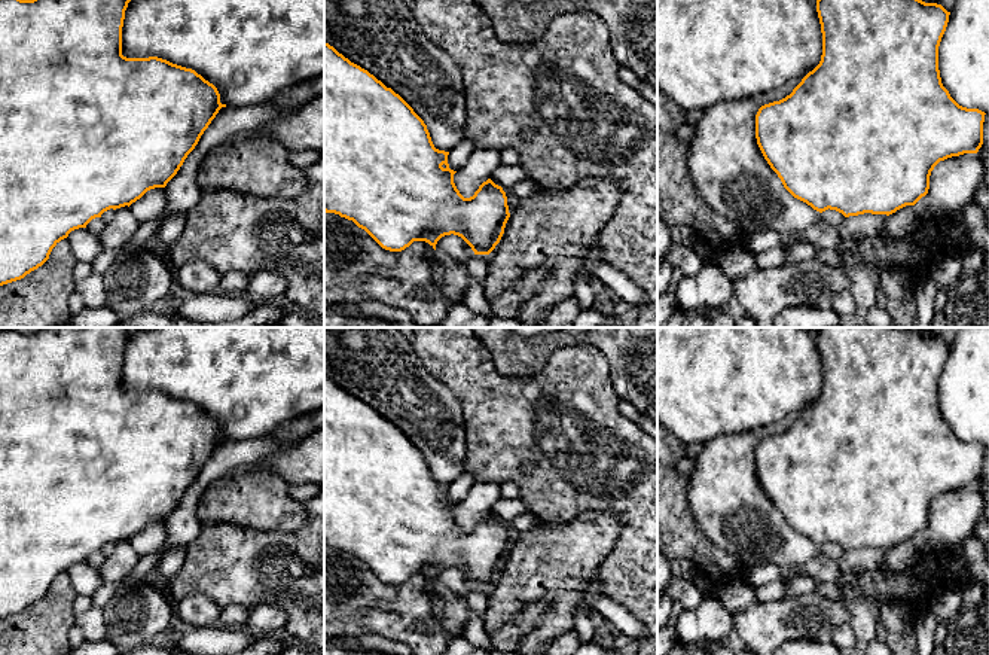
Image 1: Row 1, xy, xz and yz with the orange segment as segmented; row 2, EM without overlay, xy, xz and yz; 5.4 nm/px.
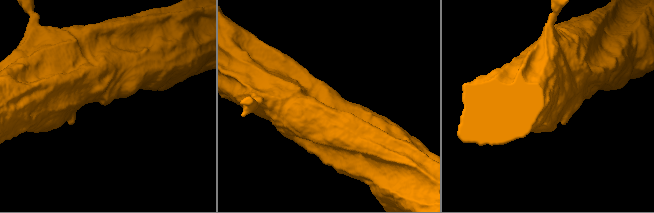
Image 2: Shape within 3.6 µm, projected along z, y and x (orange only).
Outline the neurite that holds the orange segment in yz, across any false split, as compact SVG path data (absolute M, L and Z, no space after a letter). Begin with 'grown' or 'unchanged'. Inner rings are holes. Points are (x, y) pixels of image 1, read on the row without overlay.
unchanged; M822 328L816 333L816 345L822 366L822 389L819 397L809 405L790 429L764 438L756 448L757 478L778 508L784 521L797 533L822 546L836 543L845 551L864 546L892 548L906 539L915 539L928 527L930 509L934 500L947 491L977 487L983 478L985 445L959 439L943 420L938 403L938 380L946 365L949 348L941 338L925 336L912 328Z

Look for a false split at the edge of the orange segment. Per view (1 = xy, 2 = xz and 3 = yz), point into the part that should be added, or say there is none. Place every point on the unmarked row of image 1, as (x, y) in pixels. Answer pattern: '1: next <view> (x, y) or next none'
1: next none
2: next none
3: next none

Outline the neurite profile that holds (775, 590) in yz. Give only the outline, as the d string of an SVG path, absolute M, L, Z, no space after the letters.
M772 581L763 587L756 588L757 601L772 601L772 600L782 600L787 591L787 585L784 581Z

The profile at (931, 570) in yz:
M924 552L924 555L912 566L906 567L898 573L889 575L906 575L913 581L912 591L907 598L901 601L907 612L918 616L931 601L931 588L958 582L968 585L964 575L953 576L944 563L943 552Z

